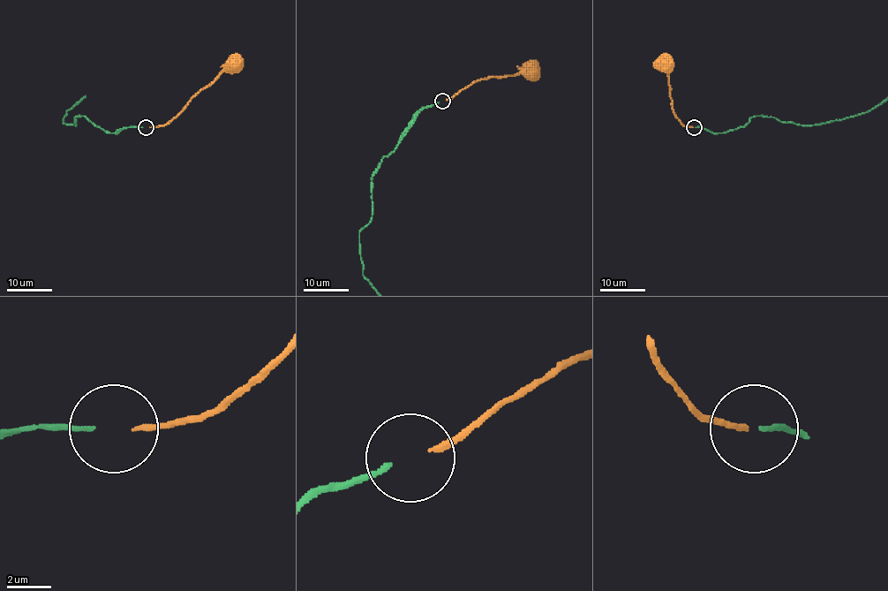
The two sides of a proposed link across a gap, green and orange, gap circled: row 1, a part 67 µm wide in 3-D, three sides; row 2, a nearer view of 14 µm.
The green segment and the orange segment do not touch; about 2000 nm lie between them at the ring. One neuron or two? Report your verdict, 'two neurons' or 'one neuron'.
two neurons

